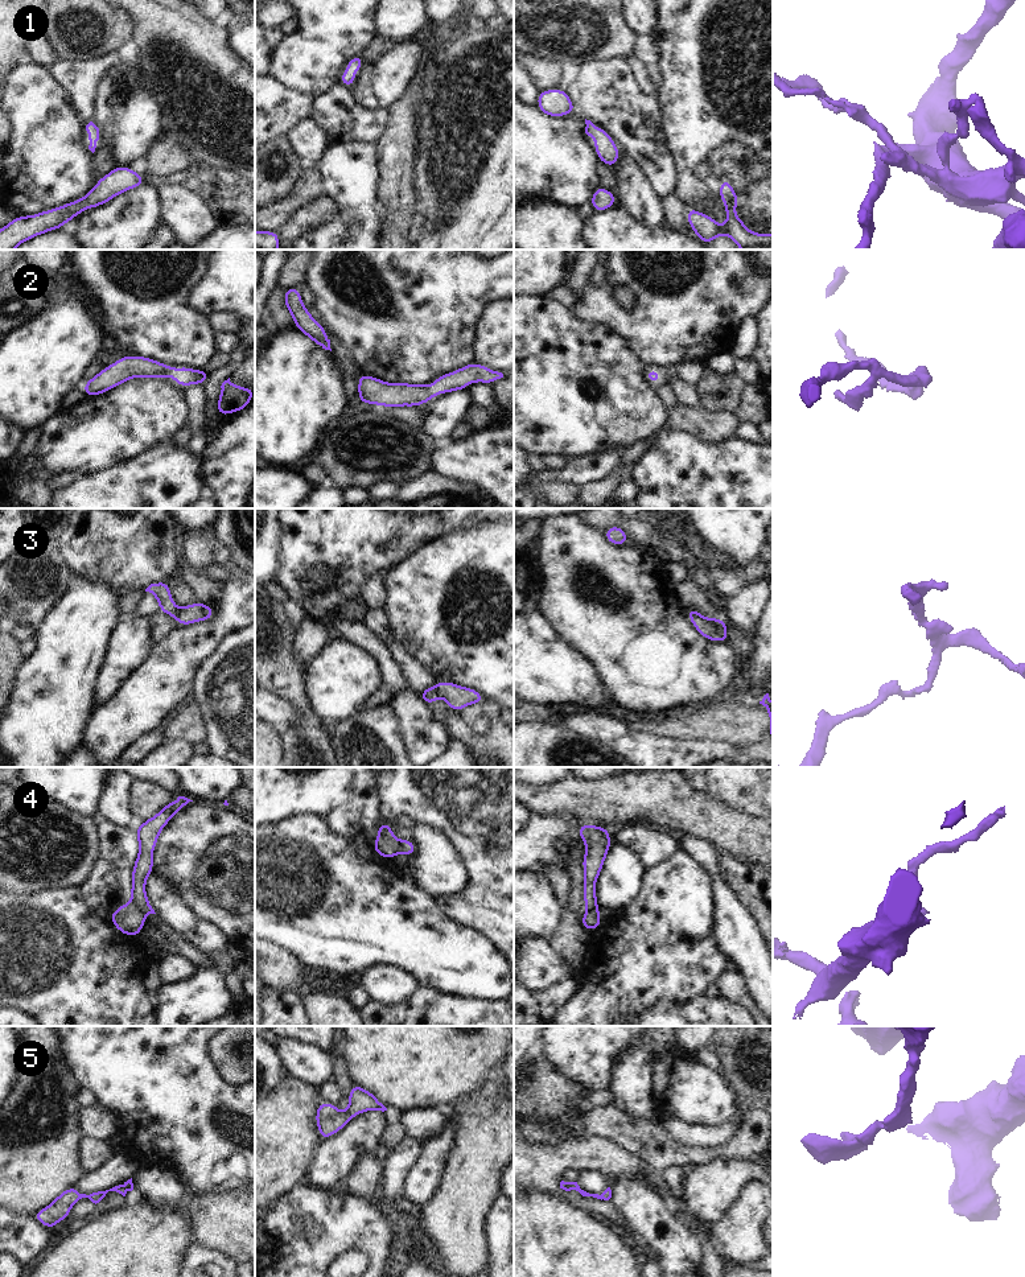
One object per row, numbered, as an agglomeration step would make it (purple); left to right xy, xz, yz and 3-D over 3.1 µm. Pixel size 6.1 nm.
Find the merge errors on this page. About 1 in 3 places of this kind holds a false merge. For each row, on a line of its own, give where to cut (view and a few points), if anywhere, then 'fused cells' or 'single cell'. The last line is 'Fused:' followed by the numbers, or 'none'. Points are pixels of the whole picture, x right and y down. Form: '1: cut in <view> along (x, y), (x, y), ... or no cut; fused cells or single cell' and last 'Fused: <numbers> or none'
1: no cut; single cell
2: no cut; single cell
3: cut in xz along (435, 686), (439, 695); fused cells
4: cut in xy along (131, 901), (144, 914); fused cells
5: no cut; single cell
Fused: 3, 4

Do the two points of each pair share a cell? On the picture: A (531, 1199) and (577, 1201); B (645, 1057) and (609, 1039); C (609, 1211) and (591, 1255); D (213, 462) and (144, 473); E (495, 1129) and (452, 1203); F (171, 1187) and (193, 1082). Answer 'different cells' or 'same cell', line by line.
A: different cells
B: different cells
C: different cells
D: different cells
E: same cell
F: different cells

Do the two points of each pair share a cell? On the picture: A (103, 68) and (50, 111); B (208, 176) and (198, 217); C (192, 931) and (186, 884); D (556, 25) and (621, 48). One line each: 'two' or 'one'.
A: two
B: two
C: two
D: one

